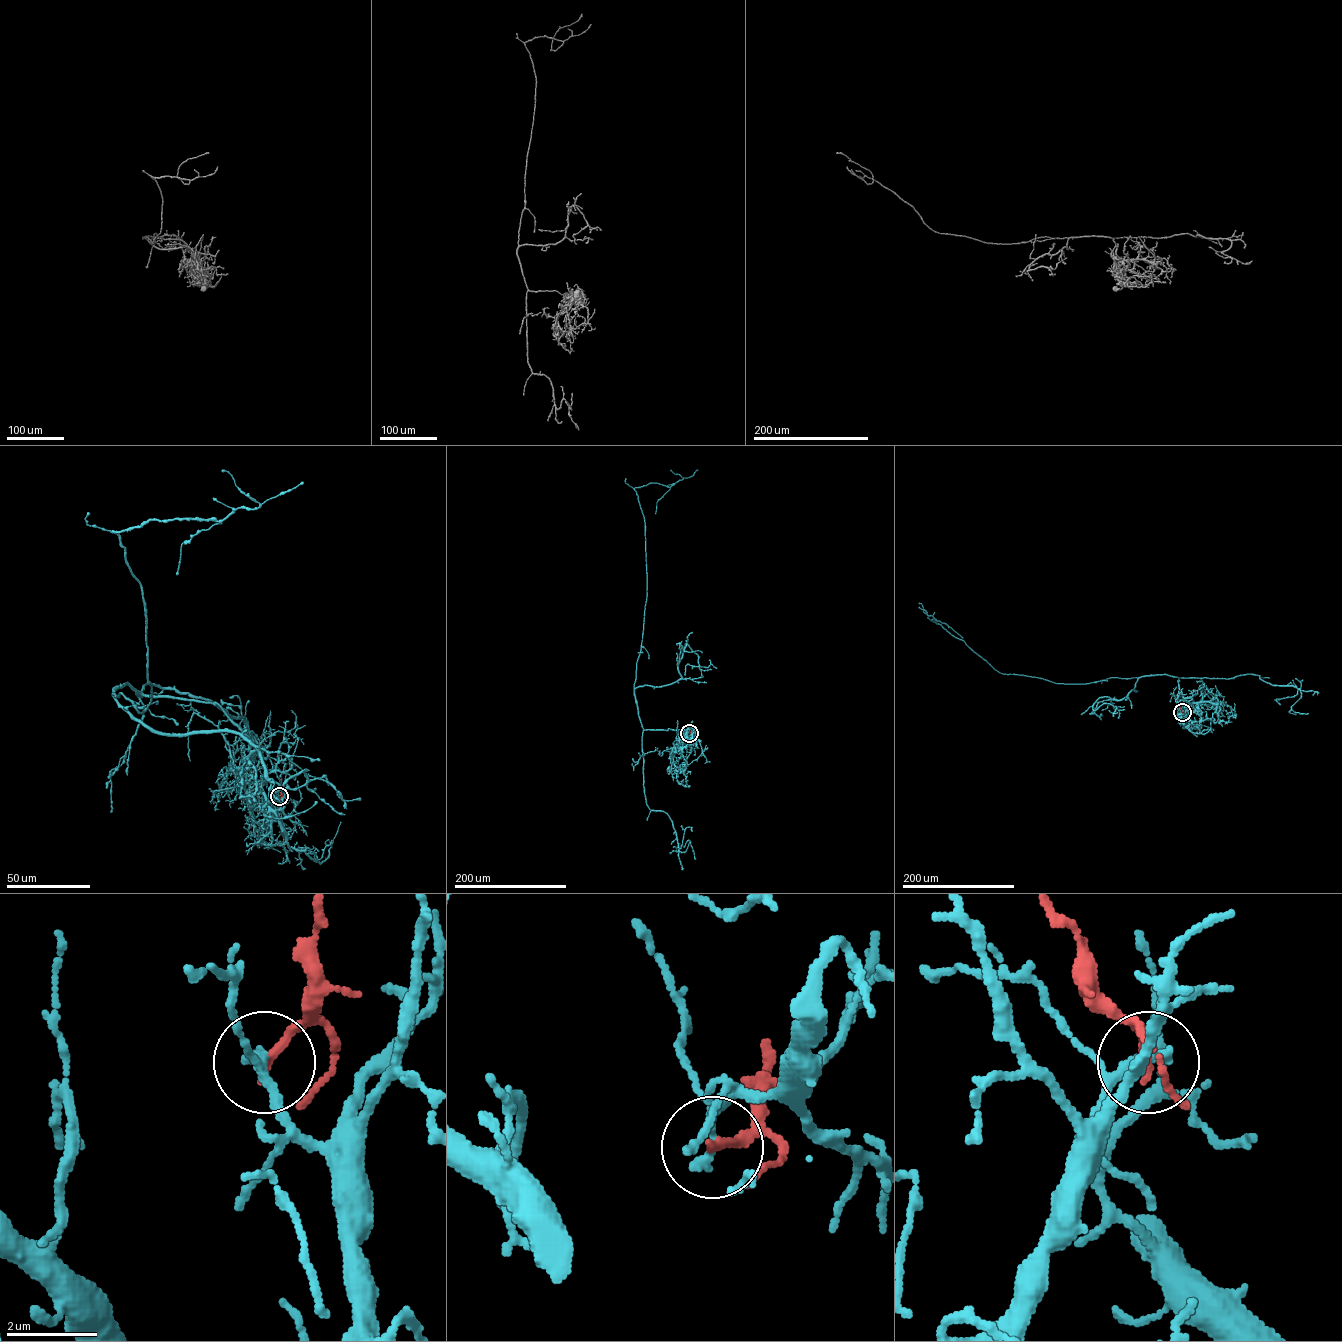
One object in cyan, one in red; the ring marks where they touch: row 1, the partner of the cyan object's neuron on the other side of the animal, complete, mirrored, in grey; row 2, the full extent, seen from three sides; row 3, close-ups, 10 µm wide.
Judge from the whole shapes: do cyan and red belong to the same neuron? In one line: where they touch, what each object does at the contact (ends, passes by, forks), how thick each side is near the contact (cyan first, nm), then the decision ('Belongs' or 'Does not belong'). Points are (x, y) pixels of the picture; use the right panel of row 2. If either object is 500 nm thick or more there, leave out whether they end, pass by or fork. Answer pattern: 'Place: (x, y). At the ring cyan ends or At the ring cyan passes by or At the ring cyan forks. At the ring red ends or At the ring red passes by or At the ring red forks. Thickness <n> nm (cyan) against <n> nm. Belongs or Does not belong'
Place: (1182, 712). At the ring cyan passes by. At the ring red ends. Thickness 170 nm (cyan) against 200 nm. Does not belong

